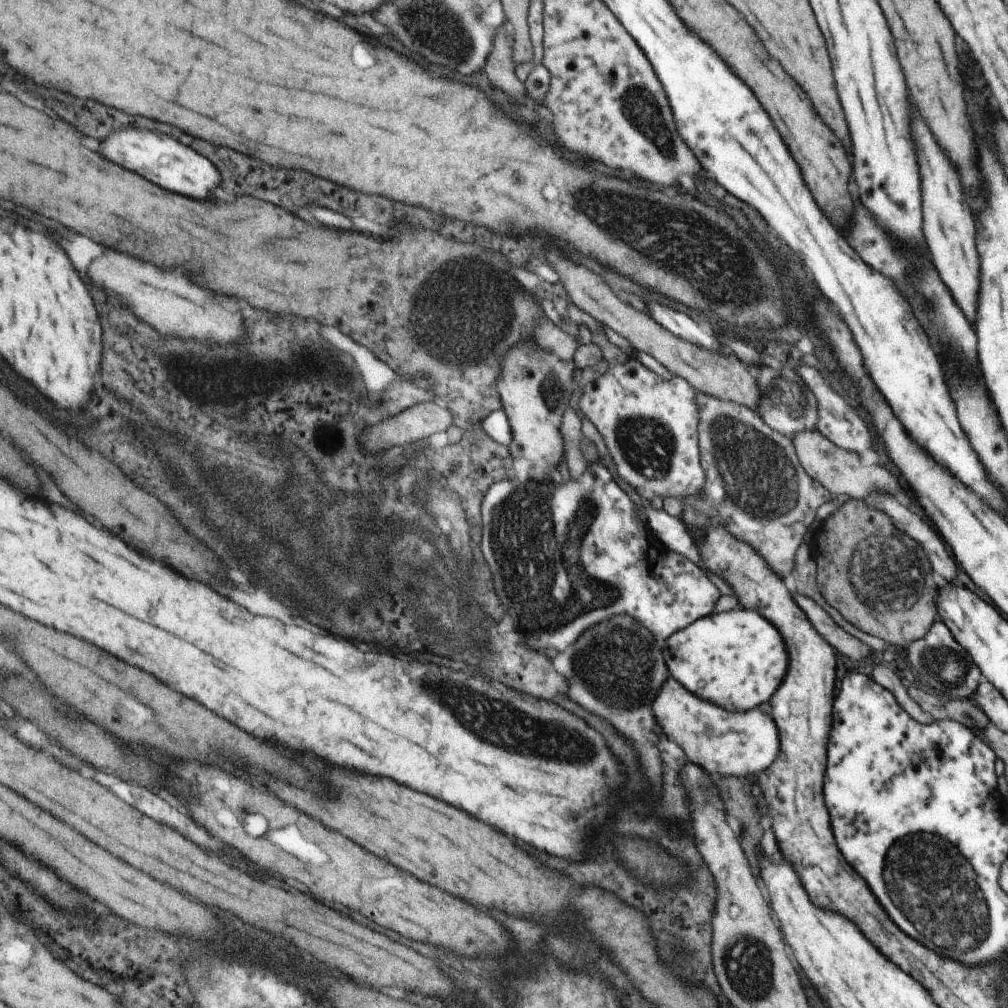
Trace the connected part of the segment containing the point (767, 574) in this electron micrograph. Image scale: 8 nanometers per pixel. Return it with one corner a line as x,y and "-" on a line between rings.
707,525
702,528
702,532
700,539
693,542
698,550
700,569
707,570
726,582
732,588
732,594
738,606
757,611
757,614
769,618
768,621
773,622
772,626
777,626
777,630
785,634
785,646
789,646
789,674
785,674
785,682
781,686
783,690
777,690
777,694
773,694
773,702
769,702
771,714
773,718
777,718
777,730
781,730
781,758
777,758
777,762
773,762
773,766
769,766
765,774
759,774
759,780
757,780
759,790
767,804
767,812
773,820
771,824
773,824
773,836
777,838
777,846
783,858
787,858
789,862
793,862
793,866
797,866
799,874
803,870
801,886
809,890
809,898
813,898
817,906
837,912
837,914
845,914
845,918
851,918
849,914
861,916
863,920
861,932
863,928
867,928
869,942
873,942
873,946
877,946
877,950
881,950
881,954
885,954
889,962
893,962
895,966
901,966
905,974
913,974
913,978
917,978
917,982
921,982
921,986
925,986
927,990
927,948
917,944
908,935
905,936
904,931
901,931
892,919
887,918
888,915
885,914
883,907
877,902
865,881
841,856
833,840
832,830
829,830
829,816
827,816
827,810
823,806
823,796
821,796
821,780
823,780
823,770
825,770
825,744
827,744
827,734
831,728
835,654
829,643
821,638
820,633
809,622
801,606
794,601
794,598
791,598
783,582
777,578
777,573
757,551
747,546
745,541
735,540
735,537
729,534
723,525

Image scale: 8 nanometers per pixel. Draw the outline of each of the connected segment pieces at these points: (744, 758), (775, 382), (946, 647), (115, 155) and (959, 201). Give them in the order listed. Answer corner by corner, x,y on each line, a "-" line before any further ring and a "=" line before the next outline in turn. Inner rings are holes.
673,677
660,686
656,696
653,714
657,714
659,730
685,752
689,762
701,766
708,773
745,777
765,770
779,752
775,724
759,710
723,710
695,698
696,695
689,694
=
773,359
769,360
768,363
764,360
759,367
754,369
751,367
751,369
761,391
756,412
767,425
789,439
796,432
814,428
817,418
815,397
793,369
=
941,620
933,621
929,634
925,633
923,638
917,639
911,645
906,646
907,661
915,668
919,678
927,682
931,688
940,694
947,694
951,699
967,699
976,692
977,685
981,680
980,669
972,661
971,655
953,638
953,634
=
137,128
117,132
103,142
103,154
105,158
113,158
113,162
149,178
151,182
157,182
159,186
165,186
167,190
173,190
189,198
195,196
195,198
207,200
213,196
213,190
219,188
223,182
221,172
209,158
201,156
193,148
161,132
145,132
=
913,122
913,130
917,130
917,138
921,138
921,174
925,174
925,234
929,234
929,256
931,264
935,266
937,274
941,274
941,282
953,290
953,298
957,298
957,306
965,310
965,316
969,322
975,322
975,308
977,308
977,292
979,292
979,254
975,250
975,222
973,216
961,196
959,180
953,170
953,166
947,162
939,146
935,144
933,136
929,130
925,130
923,122

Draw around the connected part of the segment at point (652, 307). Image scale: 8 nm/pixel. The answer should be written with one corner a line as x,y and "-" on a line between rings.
656,301
644,302
646,306
646,313
657,323
659,326
665,328
680,339
689,341
697,346
717,351
729,355
729,352
720,346
720,343
715,336
704,334
690,317
683,312
678,312
662,306

